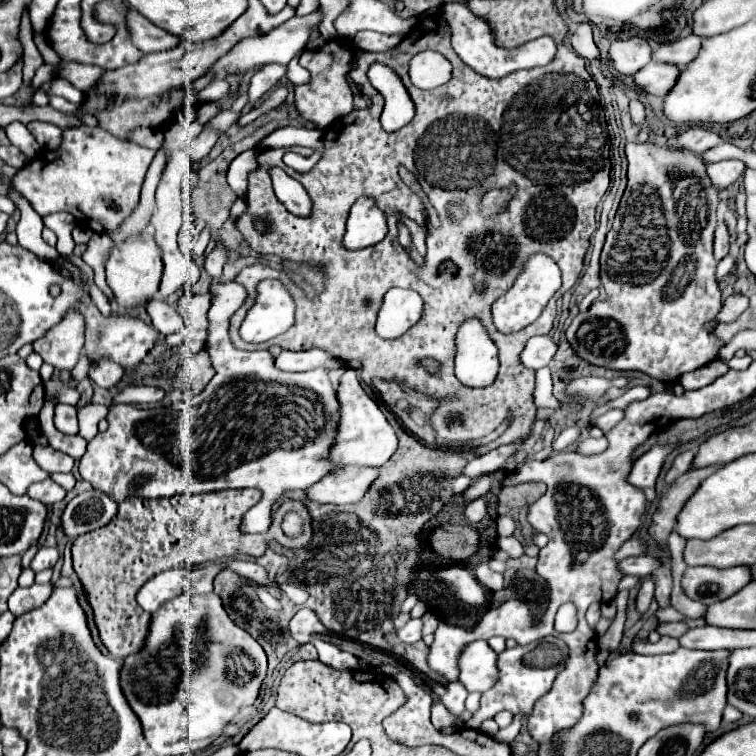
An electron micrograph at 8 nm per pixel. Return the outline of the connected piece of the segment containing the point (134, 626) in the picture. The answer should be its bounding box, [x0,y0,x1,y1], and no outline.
[73,488,311,659]

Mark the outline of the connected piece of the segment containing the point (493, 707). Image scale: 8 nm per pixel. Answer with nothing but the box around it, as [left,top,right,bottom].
[467,643,561,729]

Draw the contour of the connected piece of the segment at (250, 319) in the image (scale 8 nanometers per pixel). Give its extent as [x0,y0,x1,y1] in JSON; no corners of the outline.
[241,279,295,343]

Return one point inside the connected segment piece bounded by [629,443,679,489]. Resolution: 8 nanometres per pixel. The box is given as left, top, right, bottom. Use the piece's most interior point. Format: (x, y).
(646, 470)

